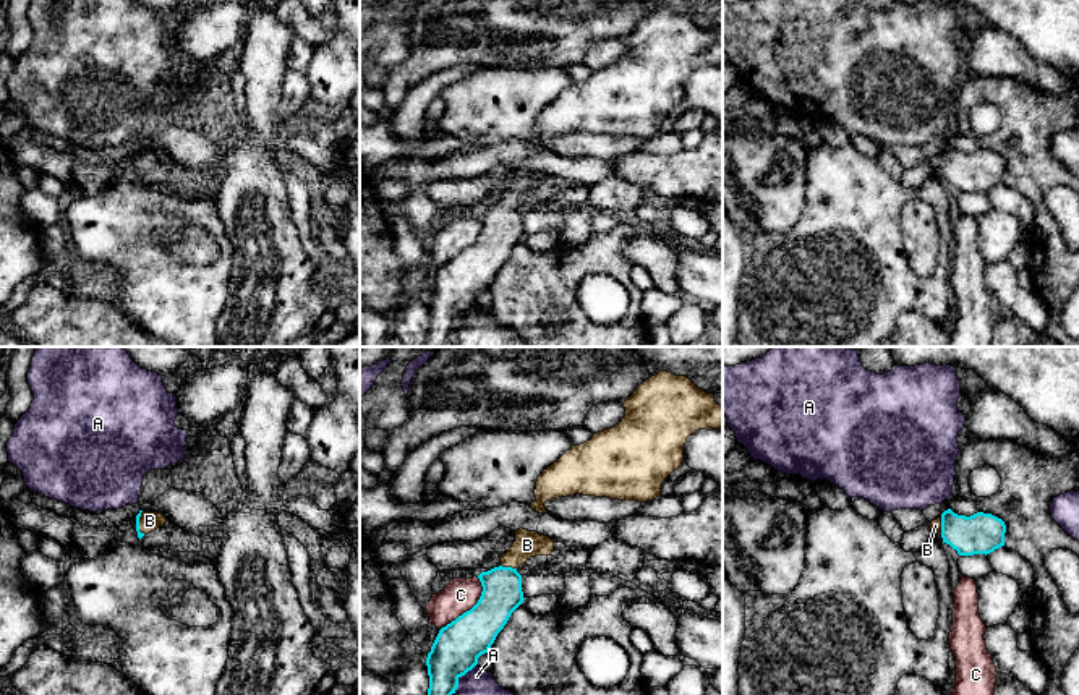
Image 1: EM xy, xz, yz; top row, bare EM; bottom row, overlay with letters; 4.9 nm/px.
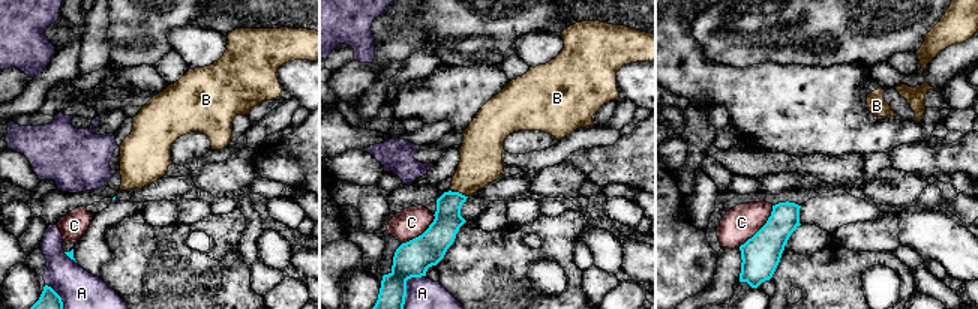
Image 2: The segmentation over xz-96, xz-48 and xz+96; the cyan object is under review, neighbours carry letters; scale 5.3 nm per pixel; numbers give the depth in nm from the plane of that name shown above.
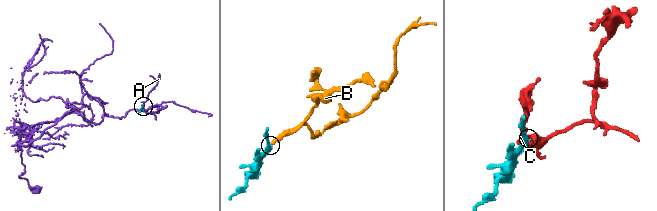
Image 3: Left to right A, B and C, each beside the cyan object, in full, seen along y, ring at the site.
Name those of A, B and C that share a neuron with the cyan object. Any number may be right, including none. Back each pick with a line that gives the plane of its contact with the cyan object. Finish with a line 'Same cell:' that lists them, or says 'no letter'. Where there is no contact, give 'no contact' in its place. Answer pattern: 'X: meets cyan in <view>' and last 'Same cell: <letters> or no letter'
B: meets cyan in xz
Same cell: B

